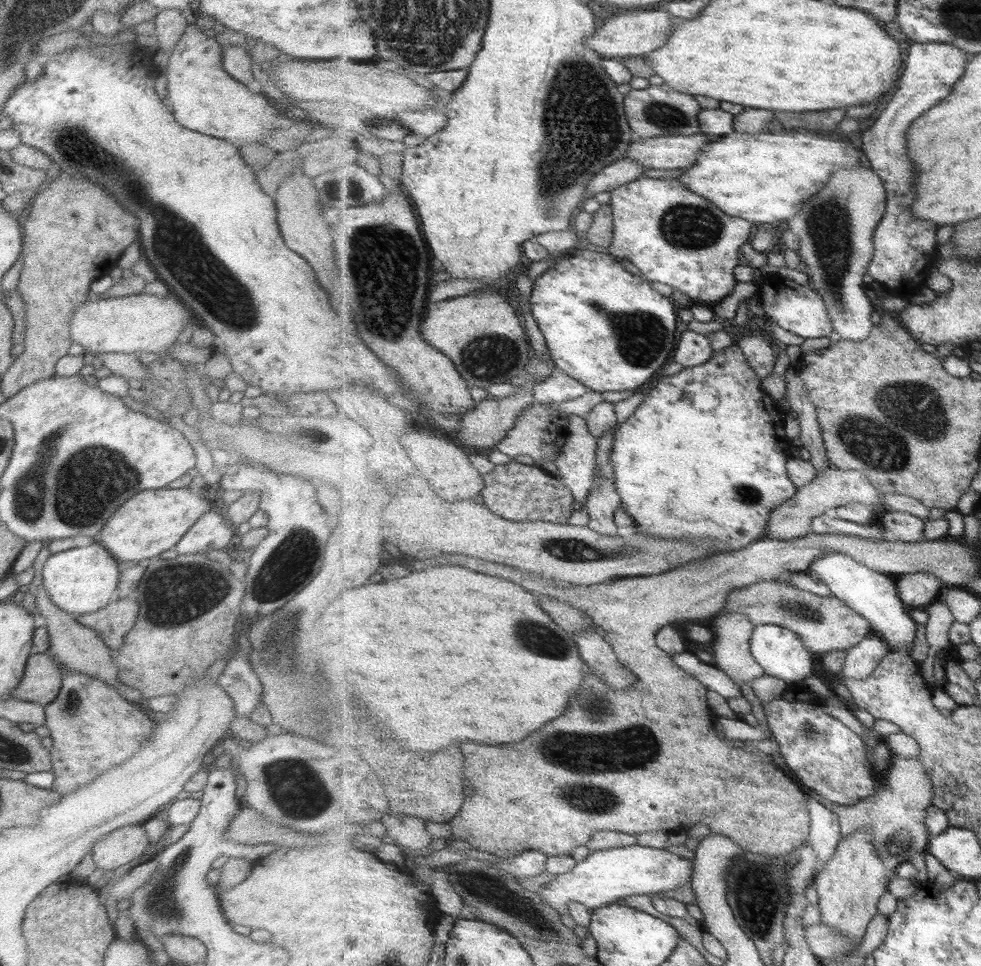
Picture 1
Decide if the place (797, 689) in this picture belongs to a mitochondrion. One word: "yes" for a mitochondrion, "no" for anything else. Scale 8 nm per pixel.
no

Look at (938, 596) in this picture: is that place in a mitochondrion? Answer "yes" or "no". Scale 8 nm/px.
no

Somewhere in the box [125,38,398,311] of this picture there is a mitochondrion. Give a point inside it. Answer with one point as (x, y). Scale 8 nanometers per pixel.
(353, 190)

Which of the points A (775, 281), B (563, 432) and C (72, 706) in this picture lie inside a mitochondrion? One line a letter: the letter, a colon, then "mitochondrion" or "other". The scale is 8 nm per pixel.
A: other
B: other
C: mitochondrion

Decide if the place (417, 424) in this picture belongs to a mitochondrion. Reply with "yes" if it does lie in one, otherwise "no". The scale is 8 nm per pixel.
no

